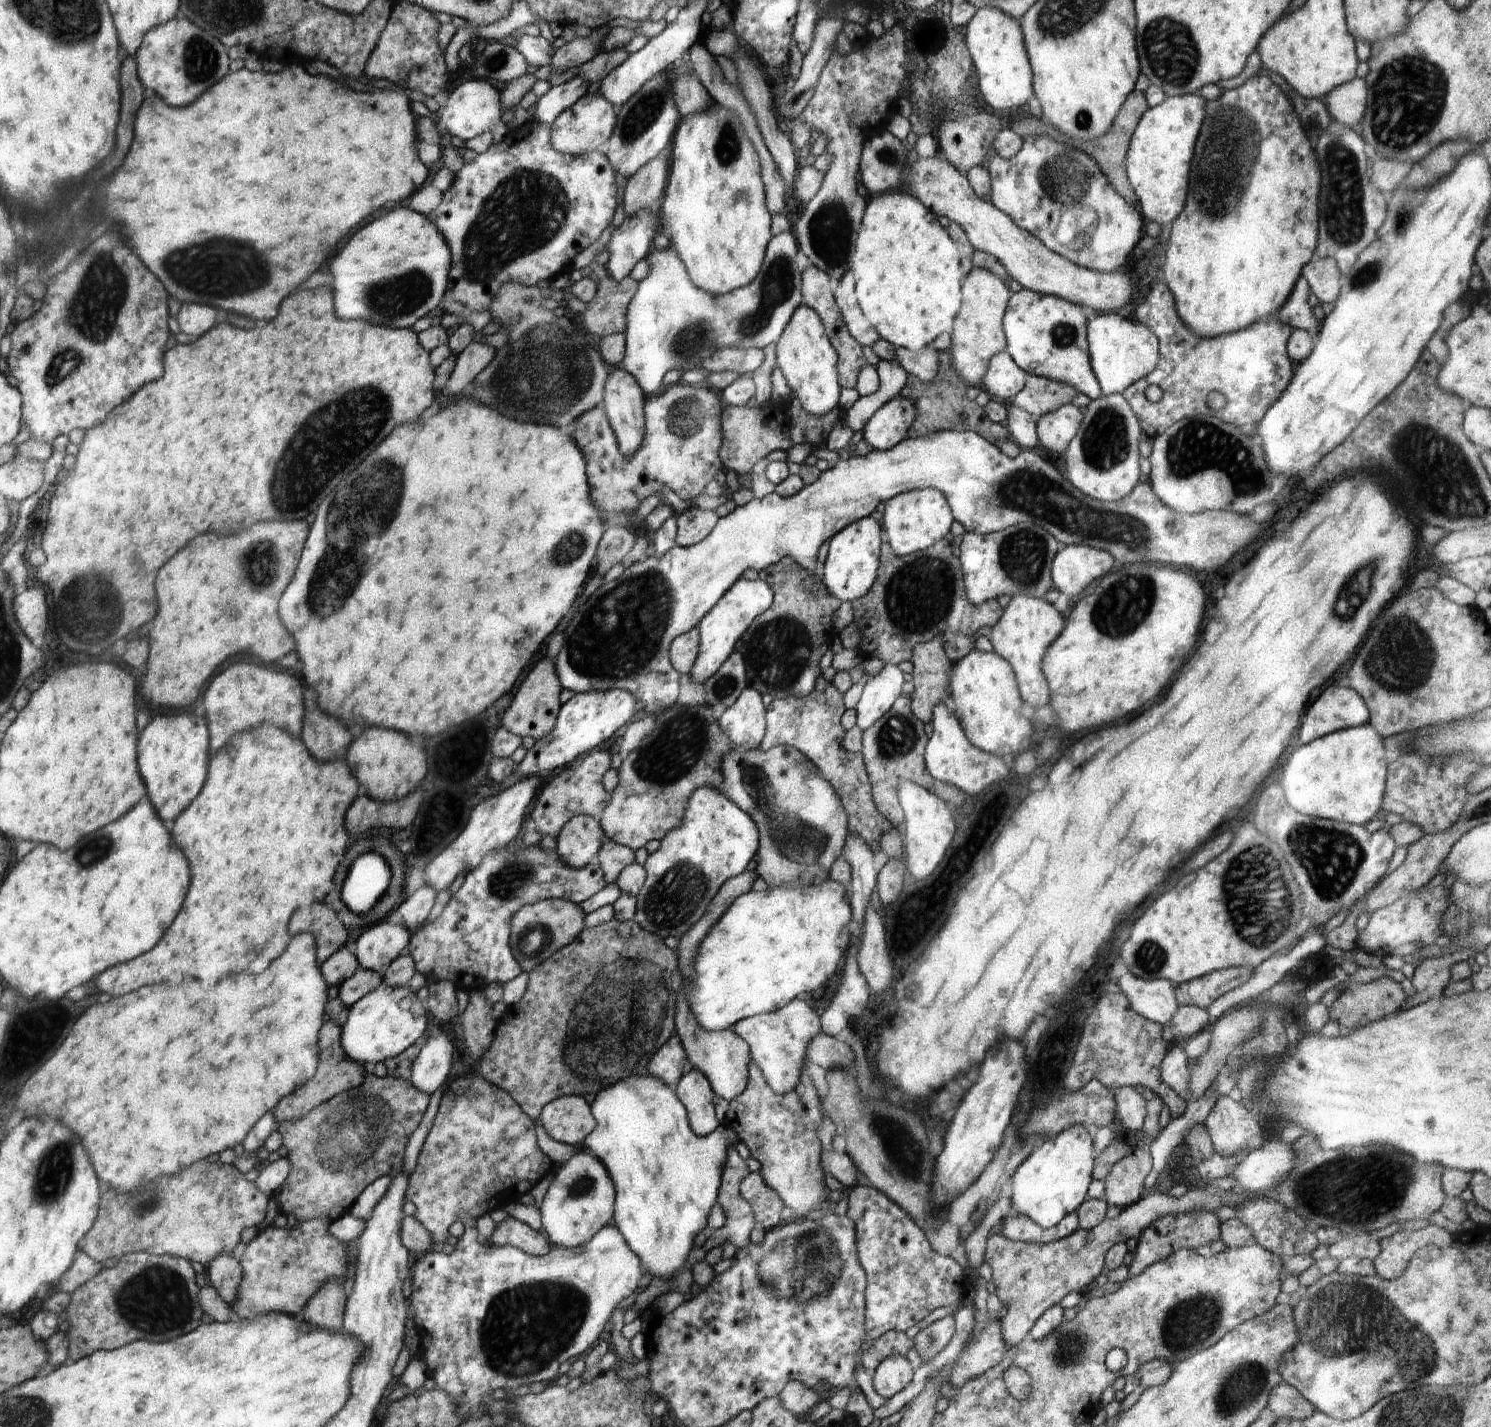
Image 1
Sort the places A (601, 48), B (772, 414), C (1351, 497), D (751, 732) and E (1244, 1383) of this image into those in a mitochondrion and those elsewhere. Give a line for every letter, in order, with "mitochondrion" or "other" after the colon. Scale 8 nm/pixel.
A: other
B: other
C: other
D: other
E: mitochondrion

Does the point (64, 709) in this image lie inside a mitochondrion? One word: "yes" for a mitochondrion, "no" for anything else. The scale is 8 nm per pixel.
no

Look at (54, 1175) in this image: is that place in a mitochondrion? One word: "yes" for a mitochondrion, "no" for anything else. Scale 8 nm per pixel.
yes

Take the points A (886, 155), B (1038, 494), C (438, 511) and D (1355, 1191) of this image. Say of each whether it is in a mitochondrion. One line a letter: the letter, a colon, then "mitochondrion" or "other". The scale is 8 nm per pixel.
A: mitochondrion
B: mitochondrion
C: other
D: mitochondrion

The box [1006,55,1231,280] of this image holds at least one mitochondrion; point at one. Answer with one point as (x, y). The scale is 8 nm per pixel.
(1068, 173)

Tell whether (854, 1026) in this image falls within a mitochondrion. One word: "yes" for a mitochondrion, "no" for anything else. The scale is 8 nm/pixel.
no

